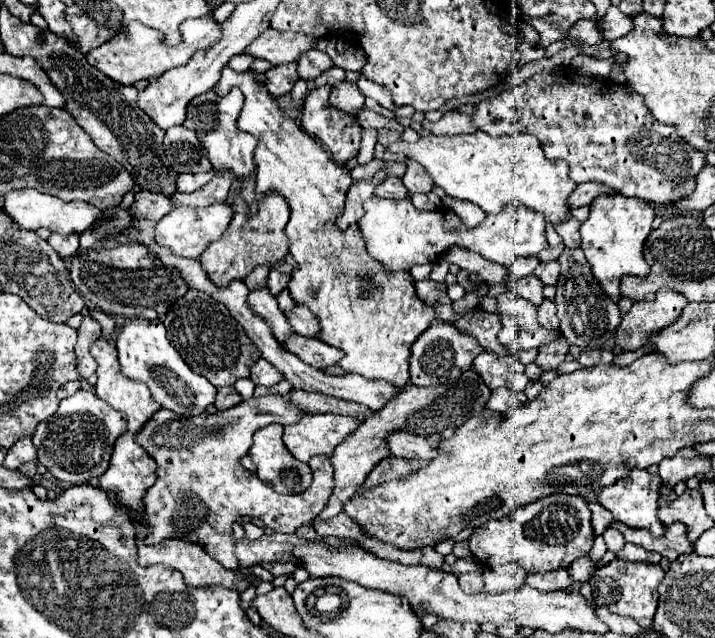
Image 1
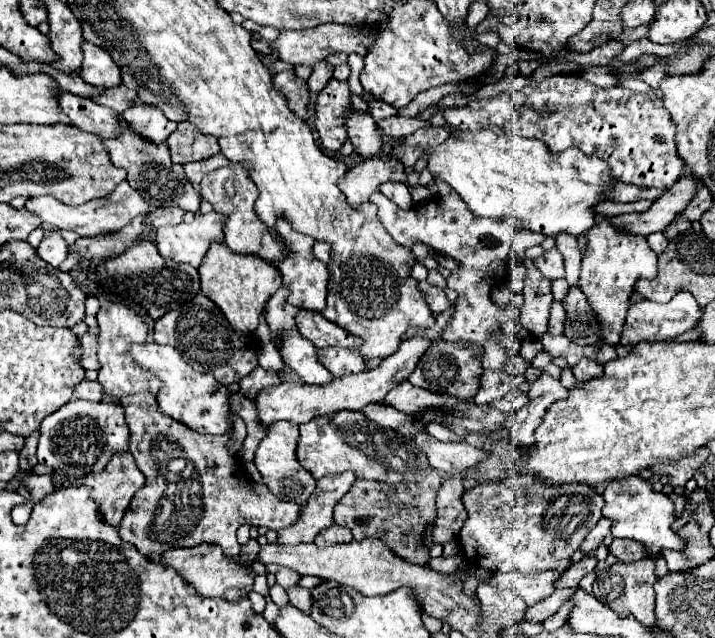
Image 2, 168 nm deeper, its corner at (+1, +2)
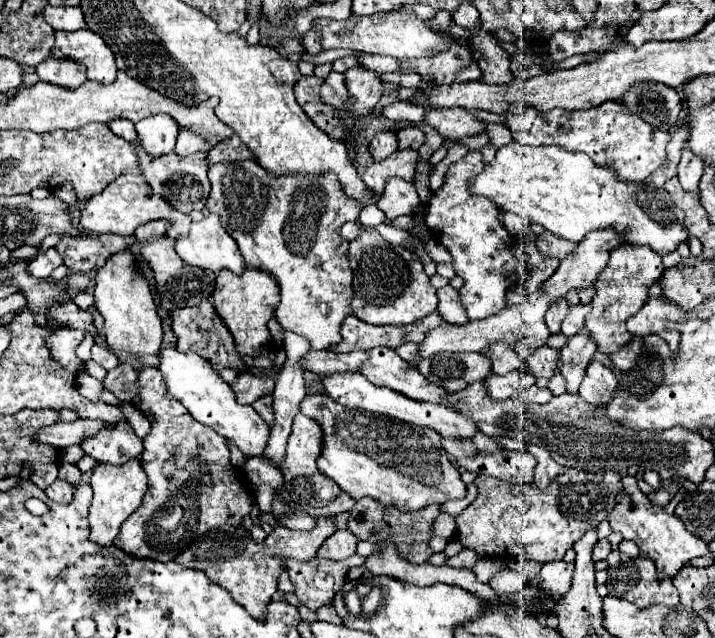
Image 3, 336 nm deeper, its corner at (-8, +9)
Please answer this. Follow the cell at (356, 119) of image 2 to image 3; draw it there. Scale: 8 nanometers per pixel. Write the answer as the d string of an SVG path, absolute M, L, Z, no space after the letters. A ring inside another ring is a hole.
M379 131L373 137L373 141L369 143L369 151L371 151L371 155L373 155L375 161L387 159L393 151L397 151L397 137L395 137L395 133Z

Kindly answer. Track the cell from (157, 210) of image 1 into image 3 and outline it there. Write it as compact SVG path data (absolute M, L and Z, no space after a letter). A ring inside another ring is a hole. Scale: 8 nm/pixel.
M99 235L99 237L63 237L55 251L61 255L63 265L73 273L91 273L103 267L103 261L113 253L131 247L135 237L117 237L117 235Z

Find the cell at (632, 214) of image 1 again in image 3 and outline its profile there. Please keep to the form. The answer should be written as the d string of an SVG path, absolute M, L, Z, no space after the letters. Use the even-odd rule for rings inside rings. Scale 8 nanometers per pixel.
M621 245L615 251L611 251L607 267L599 273L599 279L593 285L595 295L591 301L591 313L587 315L585 323L585 329L589 331L593 343L597 345L597 351L601 351L603 355L613 355L633 341L633 335L627 331L625 321L647 303L649 287L661 277L663 277L661 255L655 255L655 251L651 251L649 247Z

